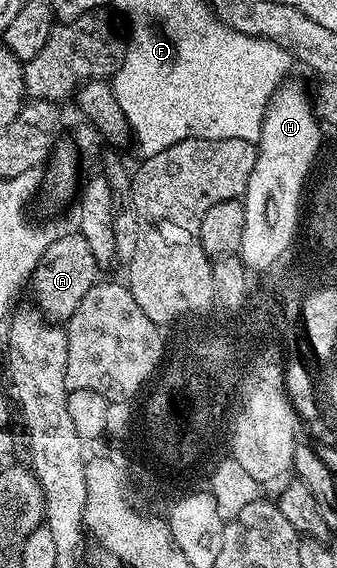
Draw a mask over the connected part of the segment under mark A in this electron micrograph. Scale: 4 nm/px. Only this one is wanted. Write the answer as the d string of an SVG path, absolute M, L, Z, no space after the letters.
M79 233L61 234L49 245L38 261L30 276L32 295L35 306L49 321L66 321L78 309L82 297L90 293L90 289L98 281L98 264L94 253L90 253L90 245L86 237Z

